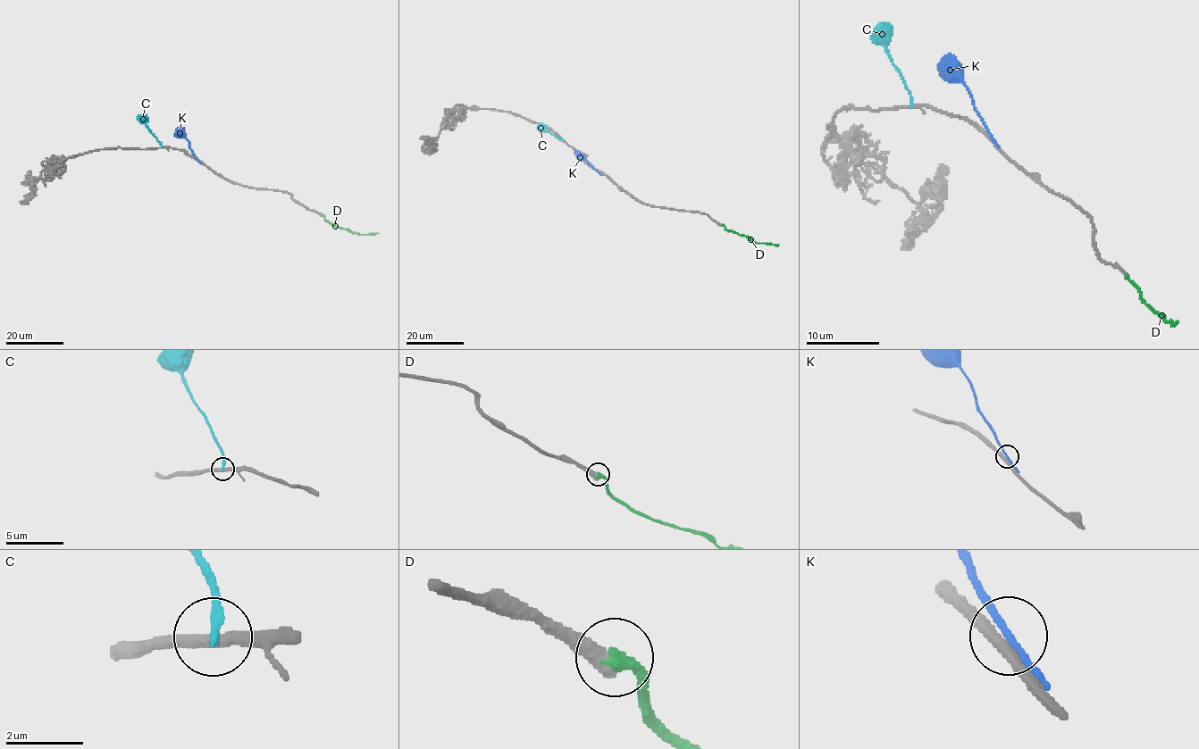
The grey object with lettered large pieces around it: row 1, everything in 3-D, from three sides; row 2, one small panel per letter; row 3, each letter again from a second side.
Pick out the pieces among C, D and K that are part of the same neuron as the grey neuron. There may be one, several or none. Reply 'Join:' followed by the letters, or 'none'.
Join: D

